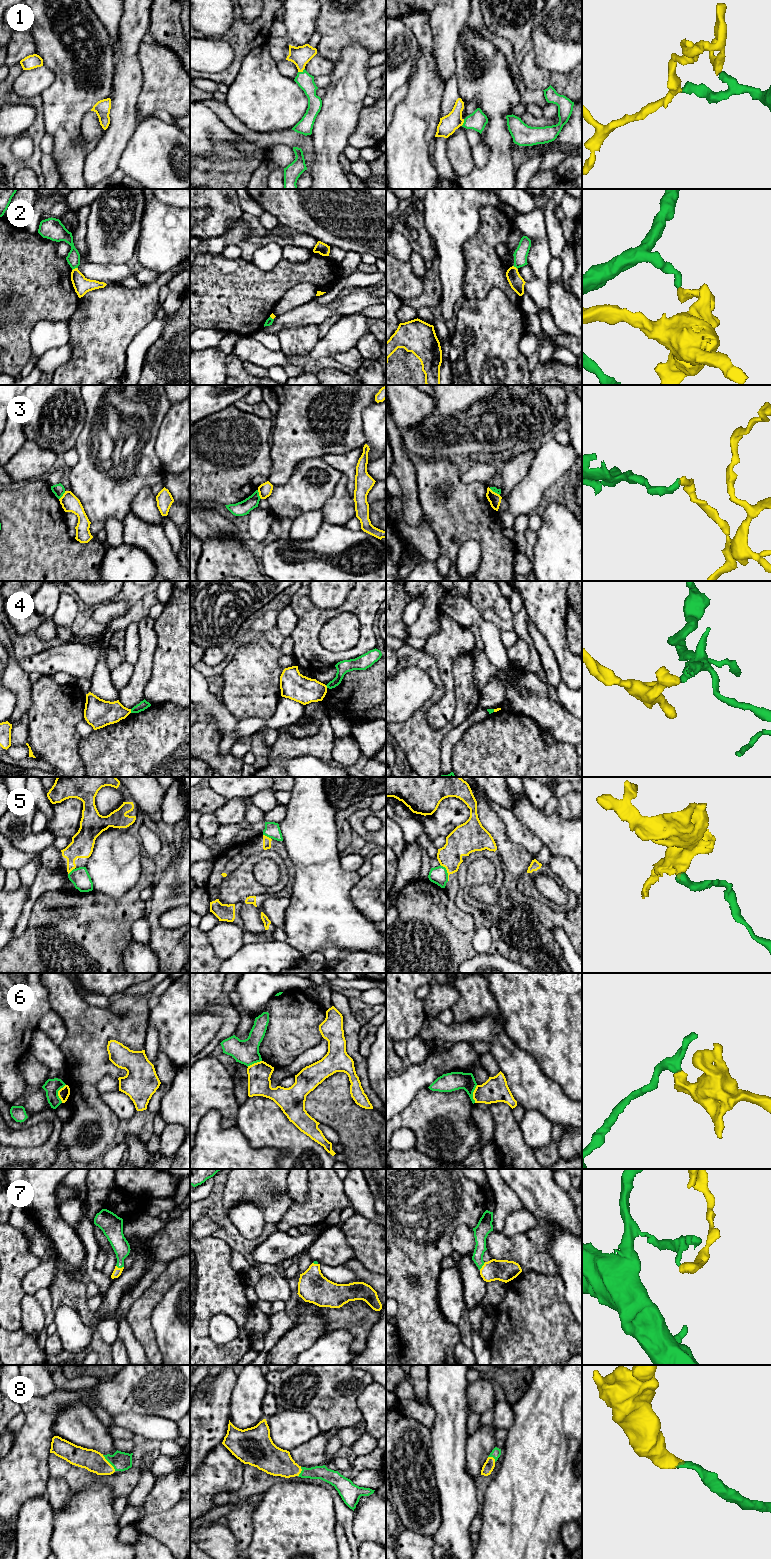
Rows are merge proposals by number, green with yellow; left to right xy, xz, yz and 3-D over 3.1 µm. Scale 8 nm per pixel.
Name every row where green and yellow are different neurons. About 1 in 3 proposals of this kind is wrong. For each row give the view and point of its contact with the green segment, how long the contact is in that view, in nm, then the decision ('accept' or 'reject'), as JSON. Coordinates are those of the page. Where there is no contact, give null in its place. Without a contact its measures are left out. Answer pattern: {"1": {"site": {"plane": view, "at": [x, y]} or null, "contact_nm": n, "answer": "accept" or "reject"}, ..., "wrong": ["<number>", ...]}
{"1": {"site": {"plane": "xz", "at": [301, 72]}, "contact_nm": 70, "answer": "accept"}, "2": {"site": {"plane": "xy", "at": [74, 268]}, "contact_nm": 50, "answer": "reject"}, "3": {"site": {"plane": "xz", "at": [258, 494]}, "contact_nm": 80, "answer": "reject"}, "4": {"site": {"plane": "xy", "at": [131, 711]}, "contact_nm": 30, "answer": "reject"}, "5": {"site": {"plane": "yz", "at": [446, 872]}, "contact_nm": 150, "answer": "reject"}, "6": {"site": {"plane": "xy", "at": [57, 1093]}, "contact_nm": 160, "answer": "reject"}, "7": {"site": {"plane": "xy", "at": [120, 1267]}, "contact_nm": 70, "answer": "accept"}, "8": {"site": {"plane": "xy", "at": [109, 1462]}, "contact_nm": 170, "answer": "accept"}, "wrong": ["2", "3", "4", "5", "6"]}

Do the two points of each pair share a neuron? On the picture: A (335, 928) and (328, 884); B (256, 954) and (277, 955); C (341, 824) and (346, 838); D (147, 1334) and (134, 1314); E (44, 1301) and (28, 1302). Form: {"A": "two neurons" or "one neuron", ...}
{"A": "one neuron", "B": "one neuron", "C": "one neuron", "D": "one neuron", "E": "two neurons"}

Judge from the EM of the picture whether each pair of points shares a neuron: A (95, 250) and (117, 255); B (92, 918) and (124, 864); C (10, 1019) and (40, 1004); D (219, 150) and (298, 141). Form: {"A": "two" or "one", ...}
{"A": "one", "B": "two", "C": "one", "D": "two"}

